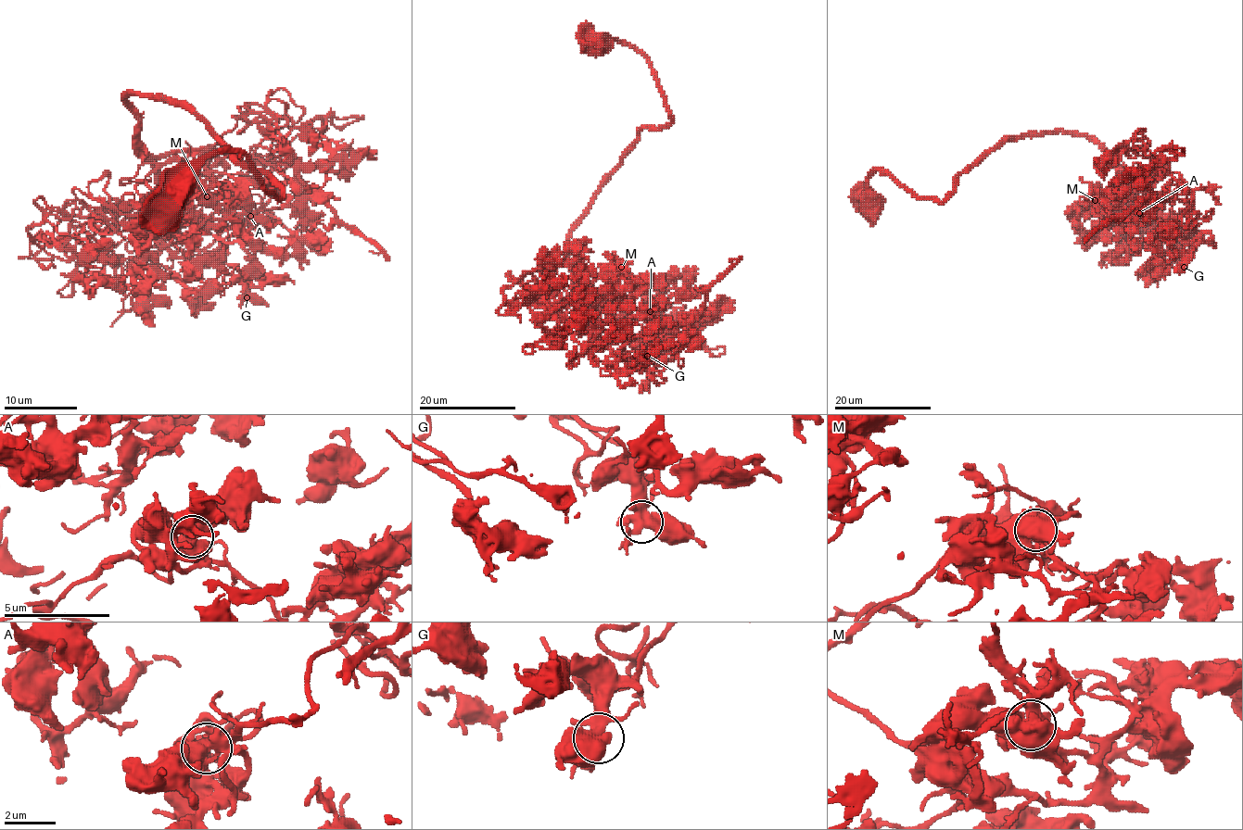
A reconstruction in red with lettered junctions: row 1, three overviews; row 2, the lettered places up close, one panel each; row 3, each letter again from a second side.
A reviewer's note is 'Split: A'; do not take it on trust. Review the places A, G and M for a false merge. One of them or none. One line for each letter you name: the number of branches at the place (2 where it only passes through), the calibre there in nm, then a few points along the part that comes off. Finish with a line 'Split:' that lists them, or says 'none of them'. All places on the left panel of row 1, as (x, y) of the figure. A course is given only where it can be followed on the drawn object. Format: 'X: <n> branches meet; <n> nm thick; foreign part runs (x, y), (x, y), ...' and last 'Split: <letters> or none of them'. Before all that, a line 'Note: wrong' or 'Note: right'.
Note: right
A: 5 branches meet; 550 nm thick; foreign part runs (250, 216), (264, 208), (283, 207), (298, 198), (323, 202), (338, 220), (354, 225), (389, 260)
Split: A

